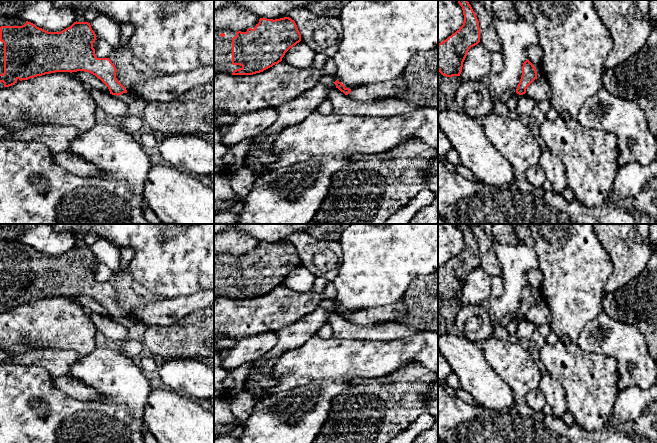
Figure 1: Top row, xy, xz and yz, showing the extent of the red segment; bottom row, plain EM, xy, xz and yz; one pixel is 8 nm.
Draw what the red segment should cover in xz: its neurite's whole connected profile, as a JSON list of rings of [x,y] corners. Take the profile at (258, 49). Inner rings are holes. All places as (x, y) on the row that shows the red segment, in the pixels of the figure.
[[[260,18],[254,26],[243,31],[214,29],[214,75],[253,75],[278,64],[285,53],[301,41],[294,20]]]

